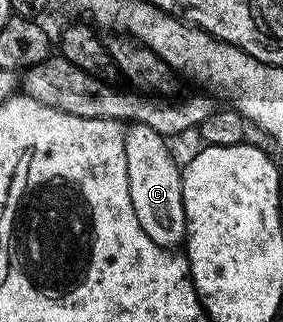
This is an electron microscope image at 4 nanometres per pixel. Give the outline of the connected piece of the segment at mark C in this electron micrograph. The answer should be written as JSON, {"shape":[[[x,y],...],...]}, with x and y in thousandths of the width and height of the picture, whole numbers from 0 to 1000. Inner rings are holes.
{"shape":[[[466,388],[438,413],[438,472],[445,475],[445,525],[452,528],[452,584],[459,624],[473,637],[473,661],[488,674],[488,699],[516,711],[516,736],[544,748],[544,761],[583,773],[622,773],[654,752],[664,696],[650,689],[650,627],[643,624],[643,531],[608,497],[594,472],[583,422],[544,401]]]}

